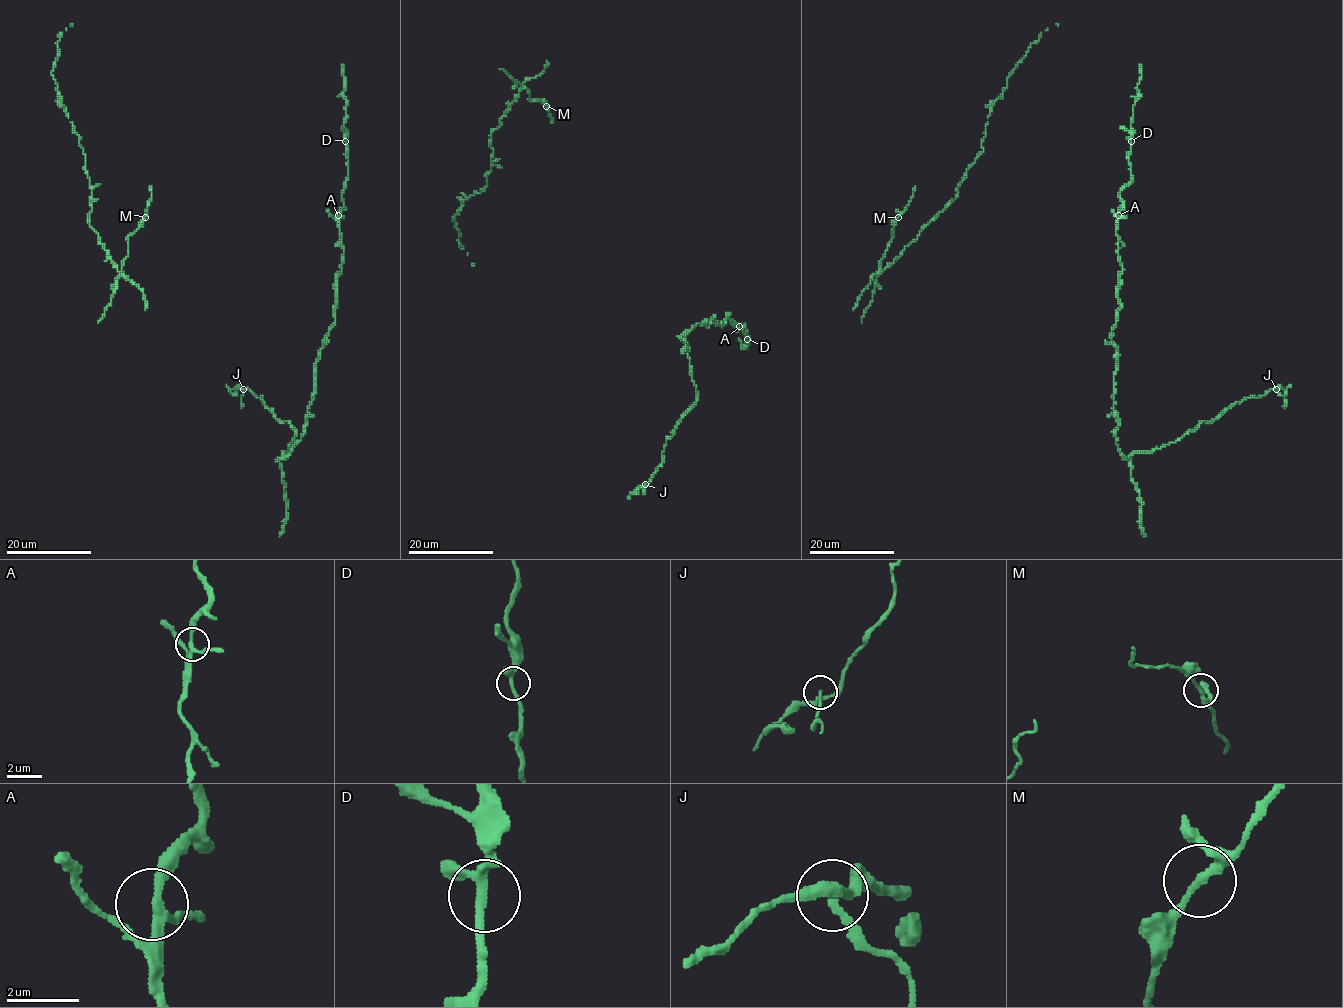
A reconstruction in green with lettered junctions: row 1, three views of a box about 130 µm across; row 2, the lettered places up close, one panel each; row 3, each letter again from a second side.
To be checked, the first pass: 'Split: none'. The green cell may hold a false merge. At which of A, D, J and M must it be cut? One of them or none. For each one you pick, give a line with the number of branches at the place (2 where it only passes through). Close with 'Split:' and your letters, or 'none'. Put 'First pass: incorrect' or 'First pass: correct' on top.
First pass: incorrect
J: Branches: 3
Split: J

